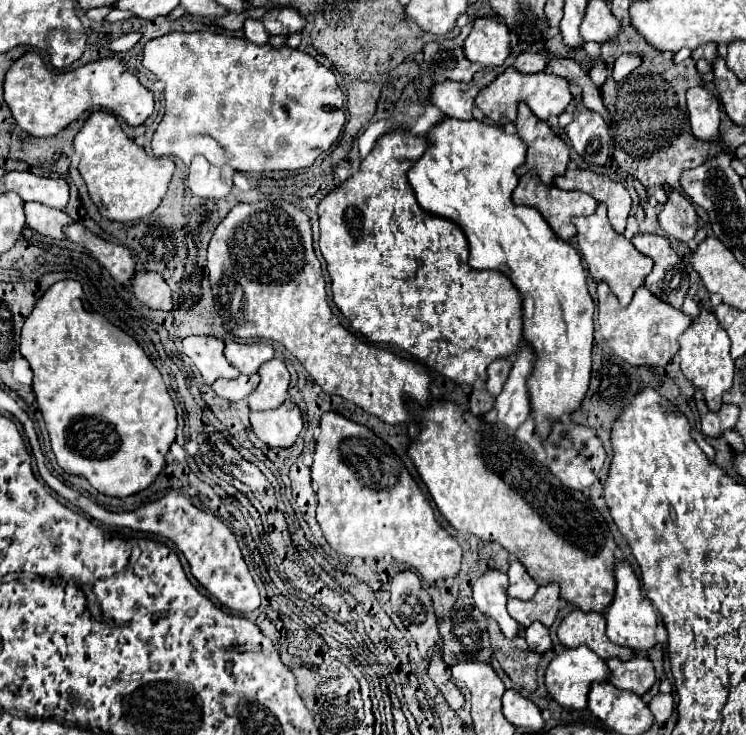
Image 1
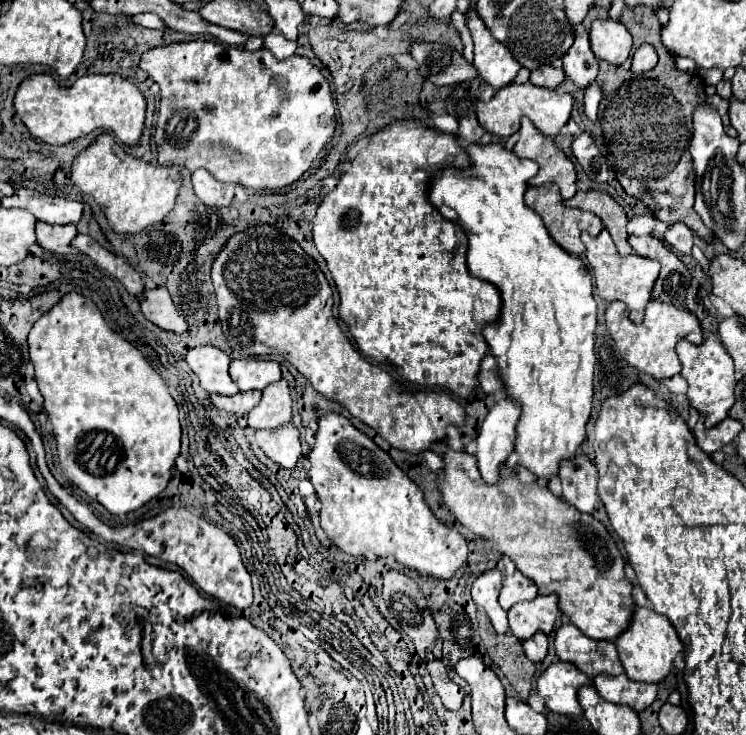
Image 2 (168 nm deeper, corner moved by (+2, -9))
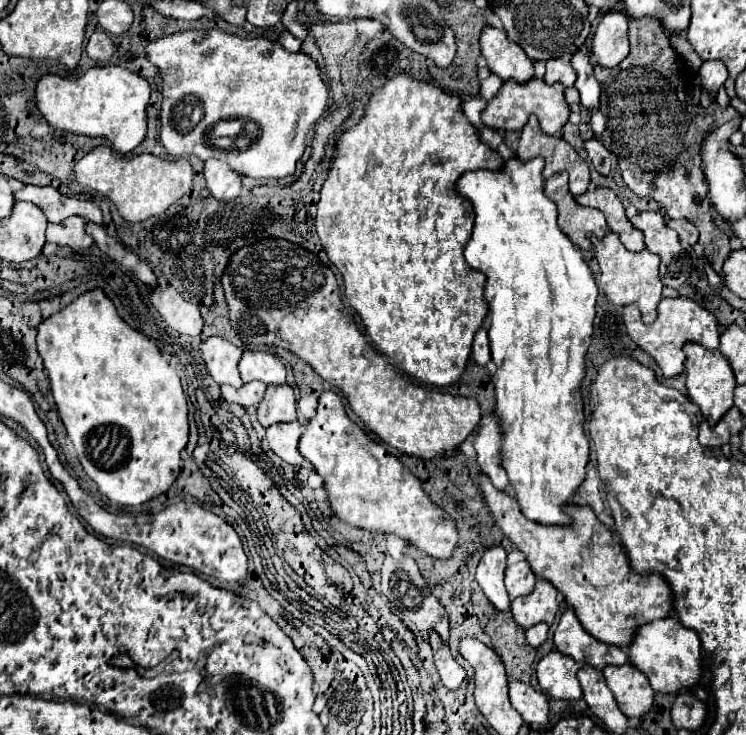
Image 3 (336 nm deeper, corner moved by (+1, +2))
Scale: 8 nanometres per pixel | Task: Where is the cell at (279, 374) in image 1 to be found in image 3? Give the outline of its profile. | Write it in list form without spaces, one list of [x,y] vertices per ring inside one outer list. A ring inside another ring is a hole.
[[[270,385],[264,401],[258,407],[258,421],[262,427],[286,423],[296,419],[296,399],[290,385]]]

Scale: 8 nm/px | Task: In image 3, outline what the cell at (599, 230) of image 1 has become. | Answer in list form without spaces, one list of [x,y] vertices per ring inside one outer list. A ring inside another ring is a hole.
[[[608,233],[604,239],[594,239],[594,255],[600,265],[600,289],[606,299],[616,307],[626,307],[636,303],[642,311],[644,323],[652,323],[658,317],[658,303],[662,299],[662,281],[658,273],[658,257],[650,251],[630,253],[616,233]]]

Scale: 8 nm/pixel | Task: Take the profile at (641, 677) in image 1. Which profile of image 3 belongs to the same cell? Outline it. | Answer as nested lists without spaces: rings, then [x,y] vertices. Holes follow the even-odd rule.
[[[624,663],[620,667],[608,665],[604,669],[604,677],[618,701],[618,707],[626,717],[640,719],[644,713],[650,711],[654,691],[650,689],[646,675],[632,663]]]

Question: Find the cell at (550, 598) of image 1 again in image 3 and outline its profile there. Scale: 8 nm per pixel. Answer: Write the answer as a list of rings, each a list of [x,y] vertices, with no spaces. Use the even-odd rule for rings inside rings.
[[[538,579],[536,587],[530,595],[526,597],[516,597],[510,605],[510,611],[514,615],[514,621],[522,627],[528,629],[536,623],[548,623],[552,625],[556,613],[558,613],[558,601],[556,601],[558,591],[554,585],[546,579]]]

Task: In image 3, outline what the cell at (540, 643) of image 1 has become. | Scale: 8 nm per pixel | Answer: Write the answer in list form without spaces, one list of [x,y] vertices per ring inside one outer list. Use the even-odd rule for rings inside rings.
[[[538,623],[538,625],[530,627],[530,629],[526,629],[526,639],[528,639],[528,643],[532,647],[542,645],[546,641],[546,635],[548,635],[548,625],[546,623]]]

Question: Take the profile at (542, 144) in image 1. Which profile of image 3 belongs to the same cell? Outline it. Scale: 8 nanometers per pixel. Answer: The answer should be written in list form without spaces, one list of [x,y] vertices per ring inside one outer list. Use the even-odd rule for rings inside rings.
[[[530,117],[526,127],[522,129],[516,155],[520,161],[542,157],[546,161],[546,167],[542,171],[546,179],[558,171],[568,171],[570,193],[574,197],[586,193],[588,183],[590,183],[590,169],[586,161],[562,137],[556,139],[556,137],[544,135],[536,117]]]

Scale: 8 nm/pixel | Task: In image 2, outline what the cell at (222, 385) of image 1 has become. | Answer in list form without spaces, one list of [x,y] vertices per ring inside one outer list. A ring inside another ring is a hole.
[[[247,390],[239,392],[235,396],[221,396],[221,394],[211,394],[211,402],[229,414],[247,414],[253,406],[257,406],[261,400],[261,390]]]

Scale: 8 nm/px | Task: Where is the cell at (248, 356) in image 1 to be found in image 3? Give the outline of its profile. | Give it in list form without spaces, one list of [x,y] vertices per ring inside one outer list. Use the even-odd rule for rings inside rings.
[[[244,351],[238,367],[244,383],[250,381],[262,381],[270,385],[286,383],[286,367],[268,351]]]

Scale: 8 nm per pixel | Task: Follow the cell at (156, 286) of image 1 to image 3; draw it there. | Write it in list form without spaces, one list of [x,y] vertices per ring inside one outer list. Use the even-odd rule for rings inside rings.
[[[168,285],[168,287],[156,287],[150,295],[150,301],[154,303],[154,307],[158,309],[158,313],[162,315],[162,319],[178,333],[184,335],[200,335],[202,333],[202,317],[196,305],[184,301],[180,297],[180,293]]]

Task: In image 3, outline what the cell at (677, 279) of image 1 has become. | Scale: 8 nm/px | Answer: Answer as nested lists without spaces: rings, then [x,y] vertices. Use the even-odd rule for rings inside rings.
[[[642,211],[630,219],[634,227],[642,229],[646,249],[660,255],[660,277],[666,287],[678,289],[690,277],[690,255],[678,241],[674,229],[664,223],[662,213]]]

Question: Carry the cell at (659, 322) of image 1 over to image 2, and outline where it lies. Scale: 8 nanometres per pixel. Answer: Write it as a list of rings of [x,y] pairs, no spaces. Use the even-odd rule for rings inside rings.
[[[649,300],[647,310],[645,310],[645,318],[641,324],[633,324],[627,318],[627,308],[621,302],[611,302],[607,306],[605,312],[605,322],[607,322],[607,330],[615,342],[615,348],[619,352],[619,356],[623,360],[627,360],[633,368],[651,374],[653,378],[661,380],[661,378],[671,378],[675,374],[681,372],[681,362],[675,354],[675,344],[685,338],[693,344],[701,344],[703,342],[703,334],[701,334],[701,326],[695,314],[687,312],[687,310],[679,310],[673,304],[663,304],[657,300]]]

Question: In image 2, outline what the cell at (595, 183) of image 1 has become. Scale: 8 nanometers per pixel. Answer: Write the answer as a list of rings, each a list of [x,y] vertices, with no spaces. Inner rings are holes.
[[[579,190],[573,198],[563,200],[565,206],[573,206],[573,208],[581,208],[581,210],[589,210],[595,216],[599,216],[605,224],[605,228],[611,232],[611,238],[617,246],[617,252],[621,256],[631,254],[633,250],[627,244],[627,216],[625,210],[607,194],[607,192],[597,192],[597,190]]]

